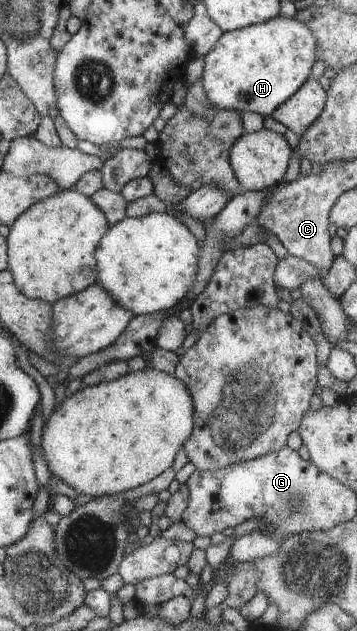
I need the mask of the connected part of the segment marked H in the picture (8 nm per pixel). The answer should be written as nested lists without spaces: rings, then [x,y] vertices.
[[[277,16],[271,18],[269,22],[261,22],[243,29],[225,32],[215,46],[205,54],[205,67],[201,84],[207,92],[209,102],[217,110],[237,110],[242,115],[245,112],[255,112],[261,114],[263,118],[275,113],[277,108],[285,103],[311,76],[313,65],[317,61],[315,58],[317,40],[309,26],[301,24],[295,18],[287,16]]]

